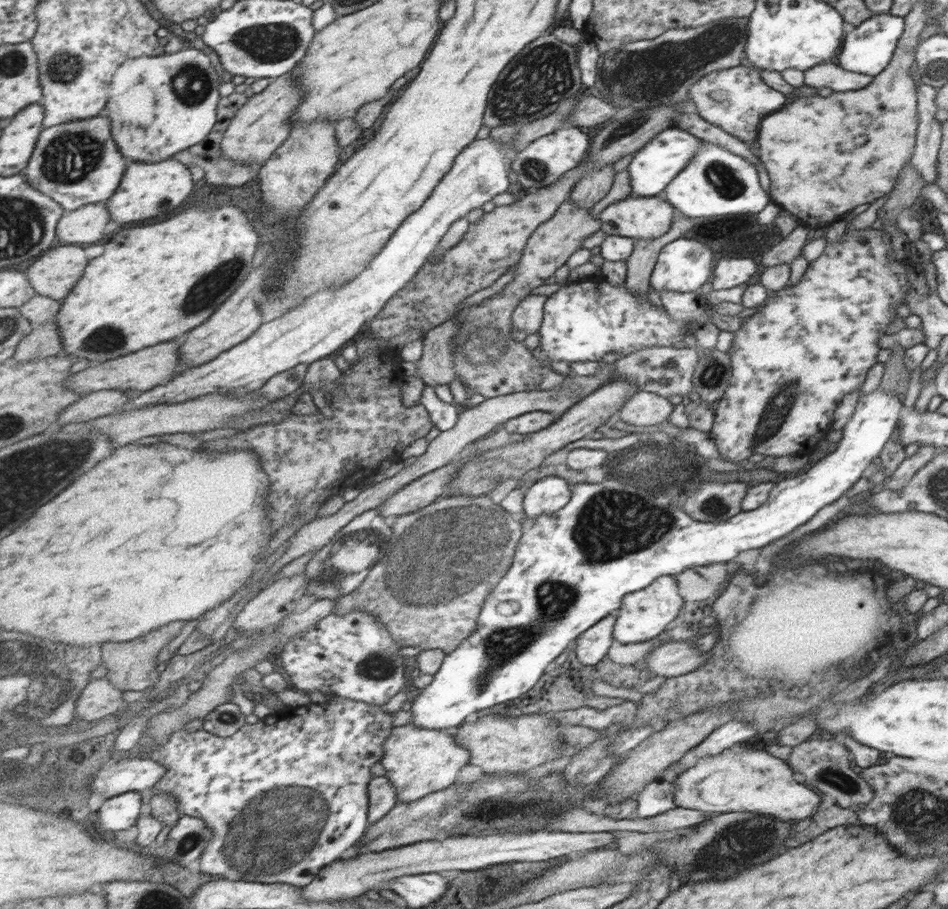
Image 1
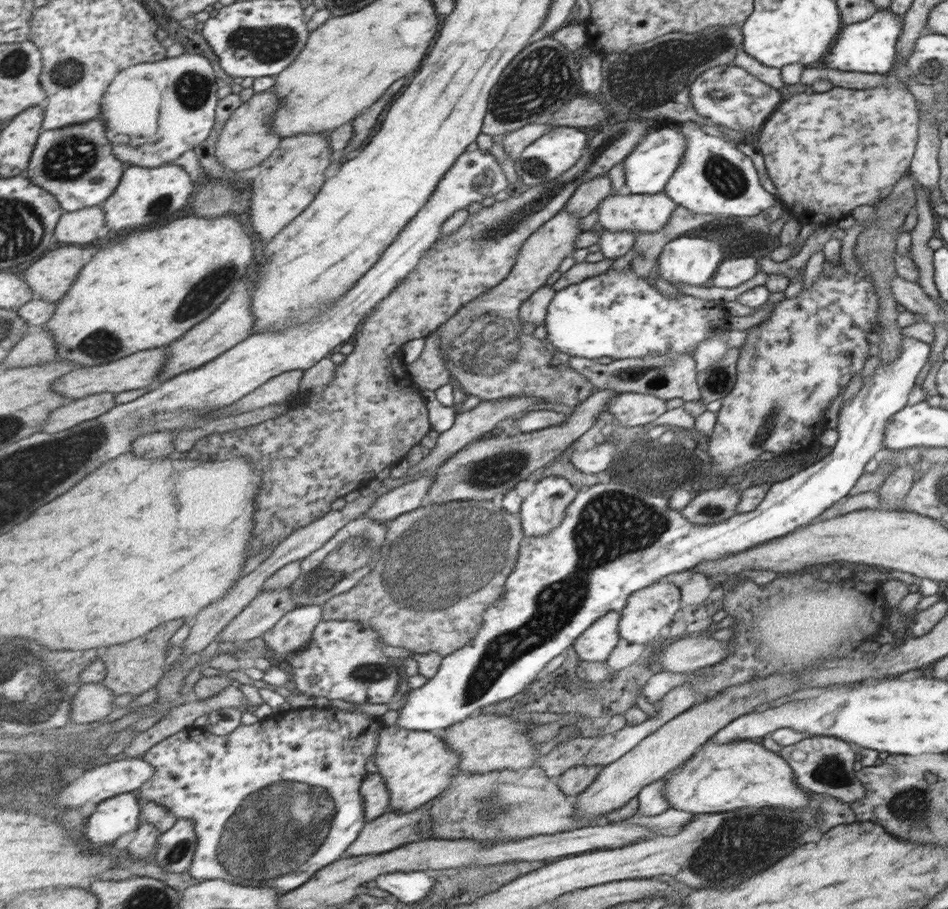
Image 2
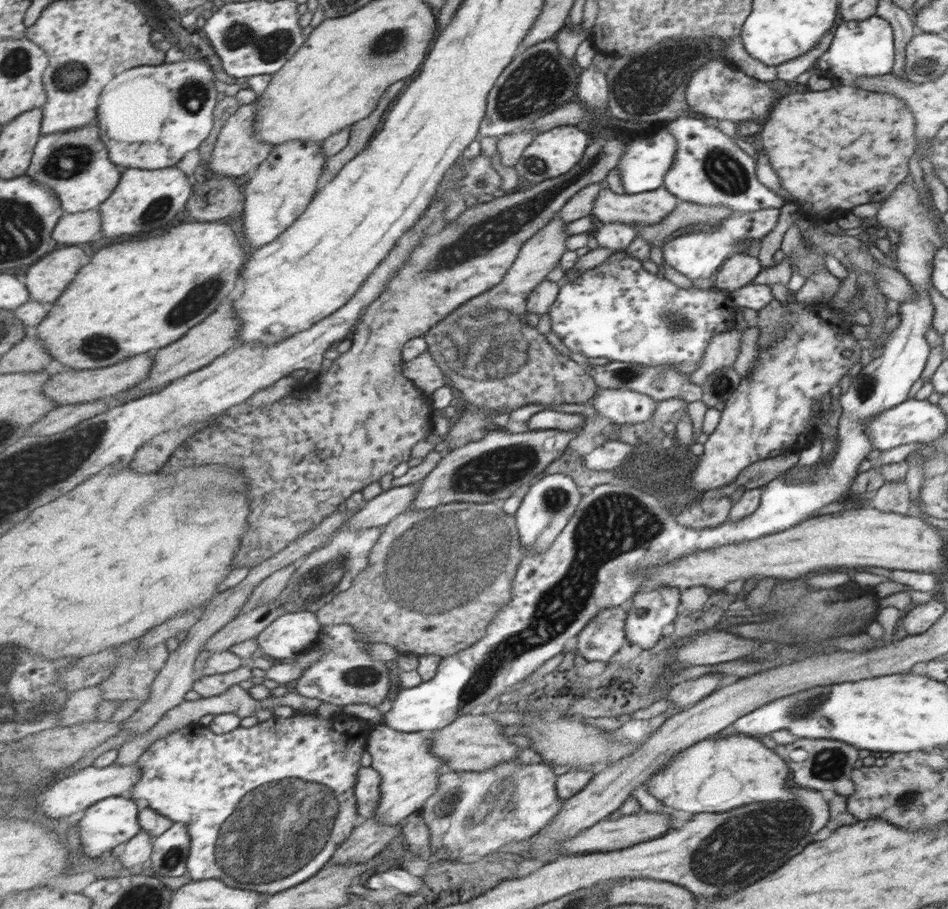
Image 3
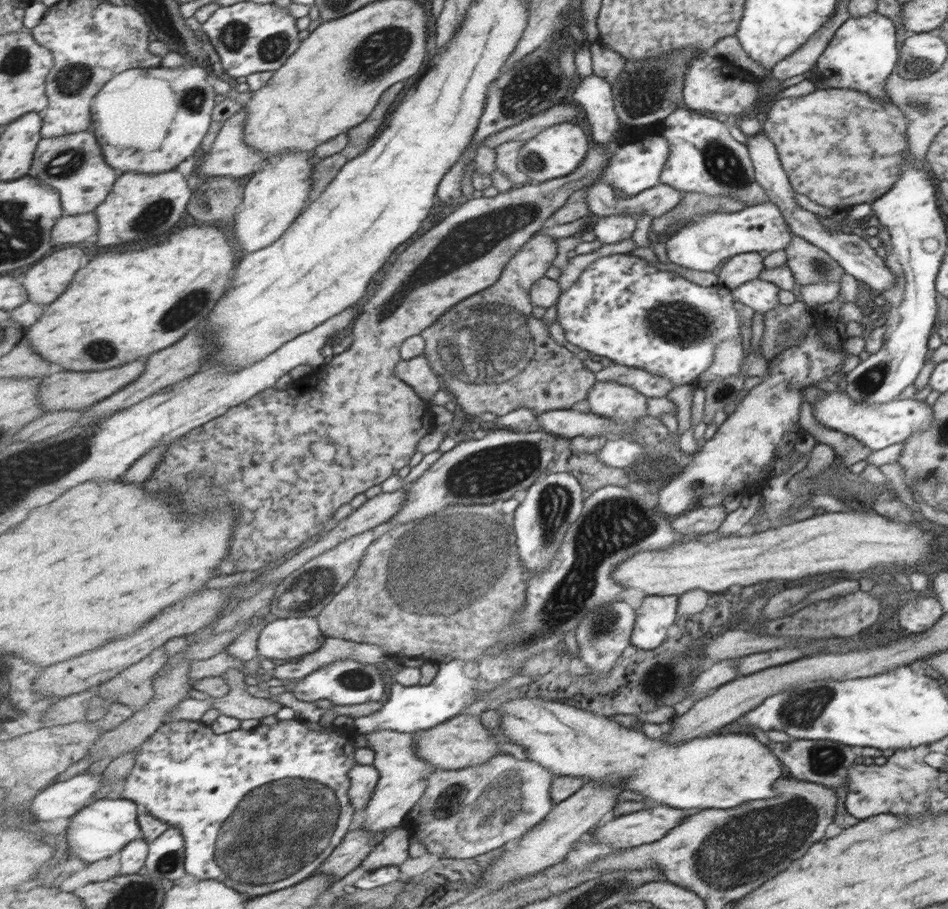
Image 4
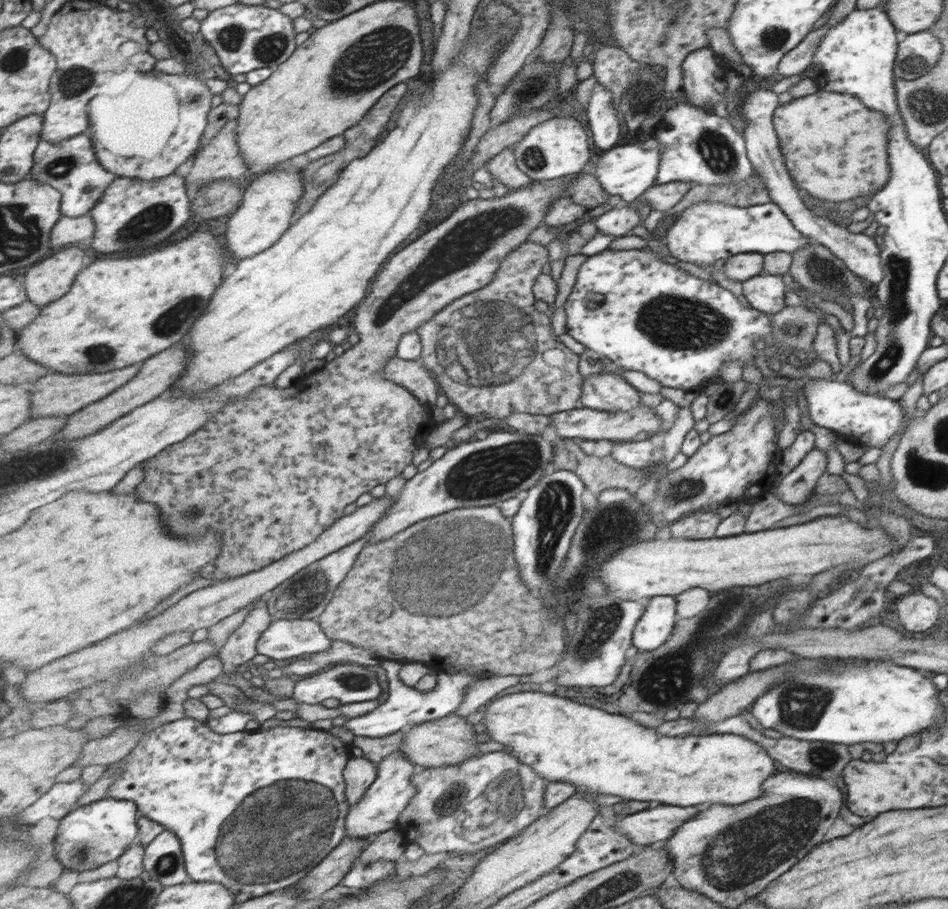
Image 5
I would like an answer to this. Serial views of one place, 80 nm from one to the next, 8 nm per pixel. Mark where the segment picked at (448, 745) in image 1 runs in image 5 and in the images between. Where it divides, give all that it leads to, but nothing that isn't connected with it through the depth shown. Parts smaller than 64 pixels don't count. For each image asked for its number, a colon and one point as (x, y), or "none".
2: (418, 766)
3: (410, 771)
4: (404, 774)
5: (379, 811)

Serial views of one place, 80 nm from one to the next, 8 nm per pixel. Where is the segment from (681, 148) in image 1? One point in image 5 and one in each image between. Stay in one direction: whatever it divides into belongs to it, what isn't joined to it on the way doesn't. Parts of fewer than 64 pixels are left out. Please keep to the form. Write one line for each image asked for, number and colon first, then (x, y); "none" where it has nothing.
2: (647, 168)
3: (643, 166)
4: (635, 166)
5: (625, 171)

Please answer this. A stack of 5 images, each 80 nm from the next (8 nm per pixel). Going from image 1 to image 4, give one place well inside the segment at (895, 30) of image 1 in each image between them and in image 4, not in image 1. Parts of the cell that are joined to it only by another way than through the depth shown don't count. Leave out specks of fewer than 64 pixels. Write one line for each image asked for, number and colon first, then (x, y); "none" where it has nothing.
2: (867, 47)
3: (859, 49)
4: (861, 53)

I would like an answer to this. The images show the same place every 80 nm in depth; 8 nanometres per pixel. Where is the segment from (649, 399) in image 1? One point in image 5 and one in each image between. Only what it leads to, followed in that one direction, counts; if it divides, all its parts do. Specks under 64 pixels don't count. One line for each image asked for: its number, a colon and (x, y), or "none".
2: (630, 409)
3: (621, 406)
4: (610, 399)
5: (607, 390)

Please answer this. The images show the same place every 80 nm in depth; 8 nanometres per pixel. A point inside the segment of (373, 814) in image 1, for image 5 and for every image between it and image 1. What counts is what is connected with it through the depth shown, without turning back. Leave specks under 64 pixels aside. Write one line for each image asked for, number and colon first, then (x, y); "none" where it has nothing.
2: (378, 797)
3: (368, 790)
4: (365, 778)
5: (360, 773)

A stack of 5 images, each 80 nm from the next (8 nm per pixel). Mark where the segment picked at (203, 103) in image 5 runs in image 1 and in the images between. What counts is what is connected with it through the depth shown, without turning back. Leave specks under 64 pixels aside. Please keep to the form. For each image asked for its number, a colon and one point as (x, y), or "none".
1: (160, 105)
2: (156, 111)
3: (151, 116)
4: (150, 120)

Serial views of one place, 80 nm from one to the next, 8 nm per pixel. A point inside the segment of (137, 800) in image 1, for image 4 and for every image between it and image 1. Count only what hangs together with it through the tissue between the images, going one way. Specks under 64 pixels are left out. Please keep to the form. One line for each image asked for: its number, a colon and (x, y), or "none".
2: (112, 818)
3: (110, 822)
4: (104, 828)

